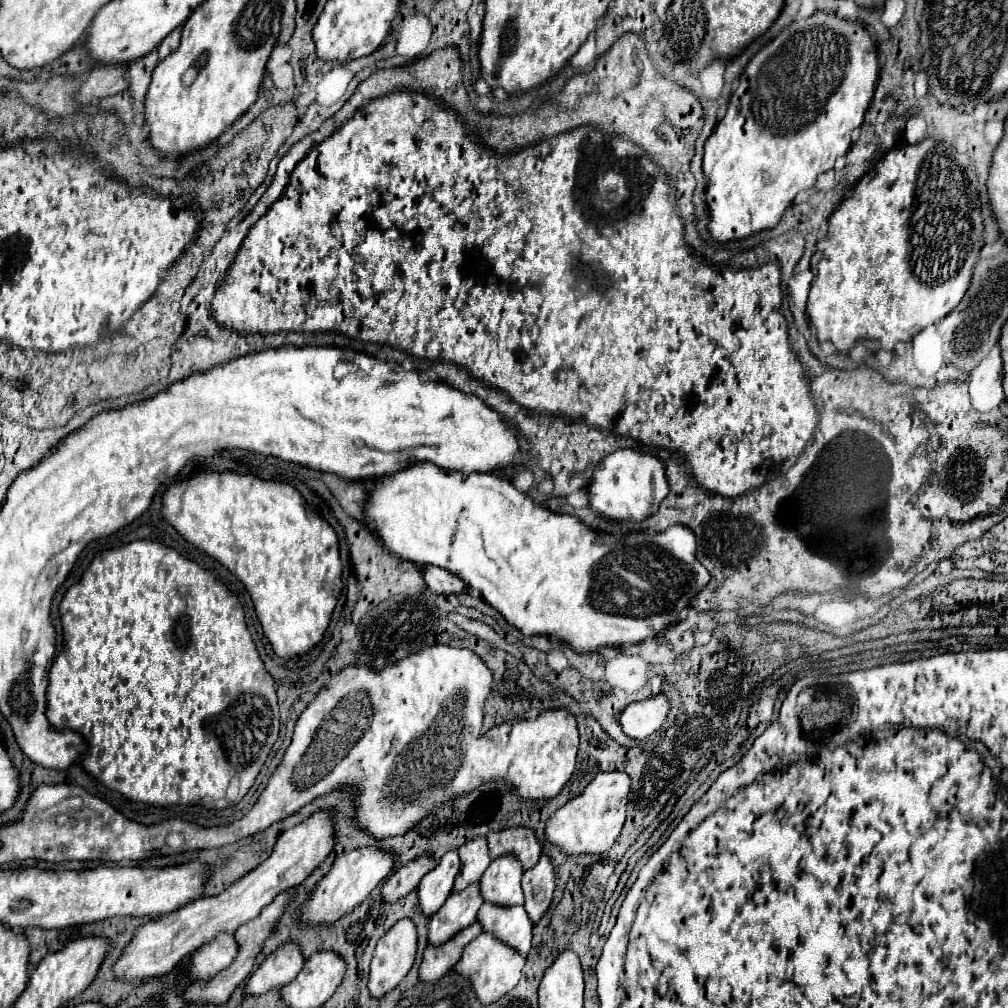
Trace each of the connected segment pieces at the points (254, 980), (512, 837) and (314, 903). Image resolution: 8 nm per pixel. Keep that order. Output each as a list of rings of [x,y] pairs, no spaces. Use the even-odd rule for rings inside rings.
[[[287,941],[275,953],[267,955],[267,959],[251,975],[245,993],[263,995],[271,989],[281,989],[285,983],[293,981],[299,975],[303,963],[305,959],[301,955],[301,947],[297,947],[293,941]]]
[[[511,827],[511,829],[503,829],[503,831],[491,831],[487,835],[487,843],[489,843],[489,853],[491,859],[501,857],[501,855],[515,855],[523,869],[531,869],[535,867],[537,859],[541,857],[541,843],[535,837],[535,831],[531,827]]]
[[[361,847],[345,853],[333,863],[331,871],[321,879],[311,899],[303,905],[301,921],[315,925],[315,923],[333,923],[341,919],[343,915],[353,911],[391,871],[393,871],[393,855],[389,855],[389,851],[381,851],[377,847]]]

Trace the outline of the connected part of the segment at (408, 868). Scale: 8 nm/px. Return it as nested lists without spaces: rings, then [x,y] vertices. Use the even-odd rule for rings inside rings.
[[[419,855],[417,859],[413,859],[413,863],[405,863],[405,867],[399,867],[383,885],[381,895],[387,903],[395,903],[401,897],[405,897],[407,893],[411,893],[413,889],[417,889],[419,881],[423,879],[425,873],[429,873],[431,869],[435,869],[437,861],[433,859],[433,855]]]

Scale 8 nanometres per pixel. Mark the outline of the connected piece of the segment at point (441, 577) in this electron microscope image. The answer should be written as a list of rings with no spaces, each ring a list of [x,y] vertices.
[[[425,567],[423,569],[423,579],[427,583],[427,587],[431,589],[431,593],[435,595],[461,595],[461,593],[467,593],[467,585],[451,575],[449,571],[441,569],[441,567]]]

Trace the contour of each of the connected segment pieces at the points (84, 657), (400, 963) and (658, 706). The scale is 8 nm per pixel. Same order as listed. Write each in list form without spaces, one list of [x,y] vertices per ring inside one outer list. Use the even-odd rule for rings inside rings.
[[[133,541],[117,549],[101,551],[93,557],[81,581],[69,587],[59,603],[63,625],[63,651],[57,655],[47,687],[47,719],[59,731],[77,731],[89,743],[87,757],[83,759],[85,771],[99,779],[105,787],[119,791],[131,801],[149,805],[205,805],[211,809],[225,809],[243,799],[253,785],[259,769],[263,767],[273,743],[279,737],[279,707],[275,695],[275,681],[265,671],[257,655],[255,643],[247,631],[245,615],[237,597],[221,585],[209,571],[185,559],[175,549],[157,541]]]
[[[411,919],[397,921],[389,933],[379,939],[369,975],[369,993],[373,997],[381,997],[401,983],[415,961],[415,949],[417,927]]]
[[[663,693],[627,705],[619,719],[623,733],[631,739],[643,739],[653,735],[659,727],[663,727],[663,713],[669,713],[669,707],[669,697]]]

